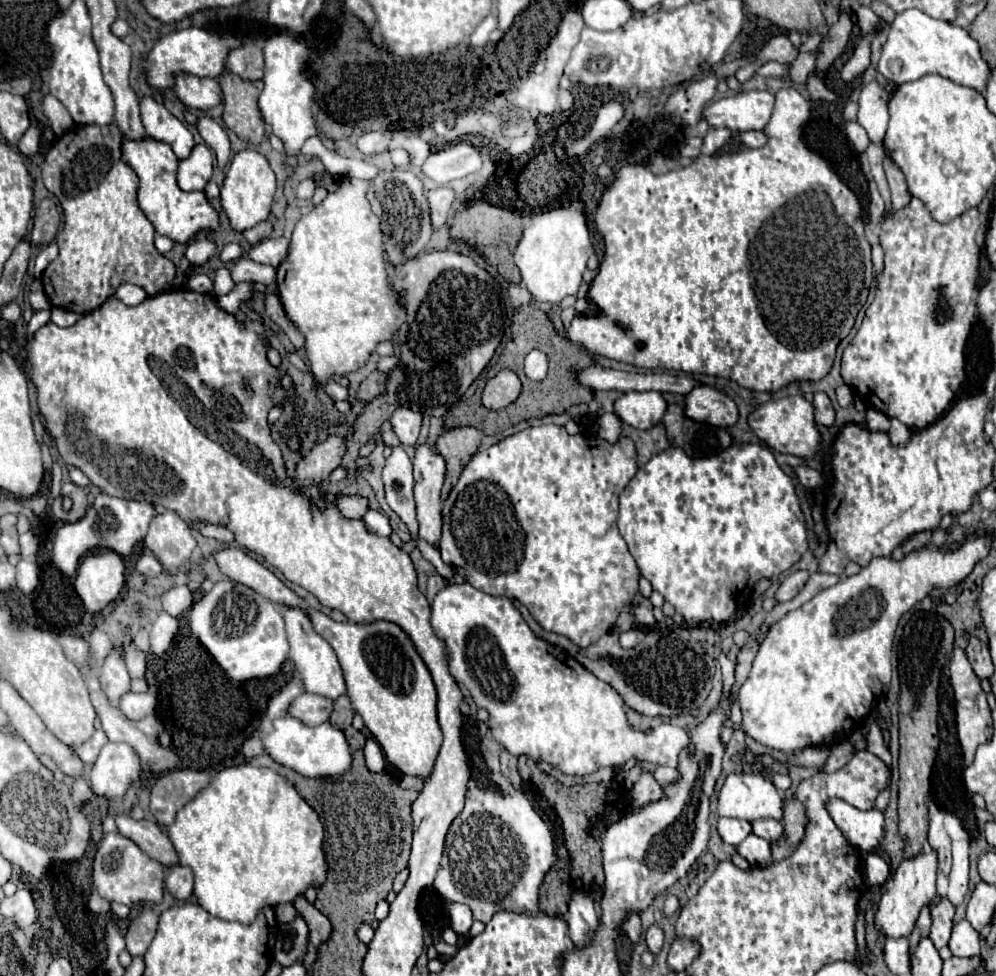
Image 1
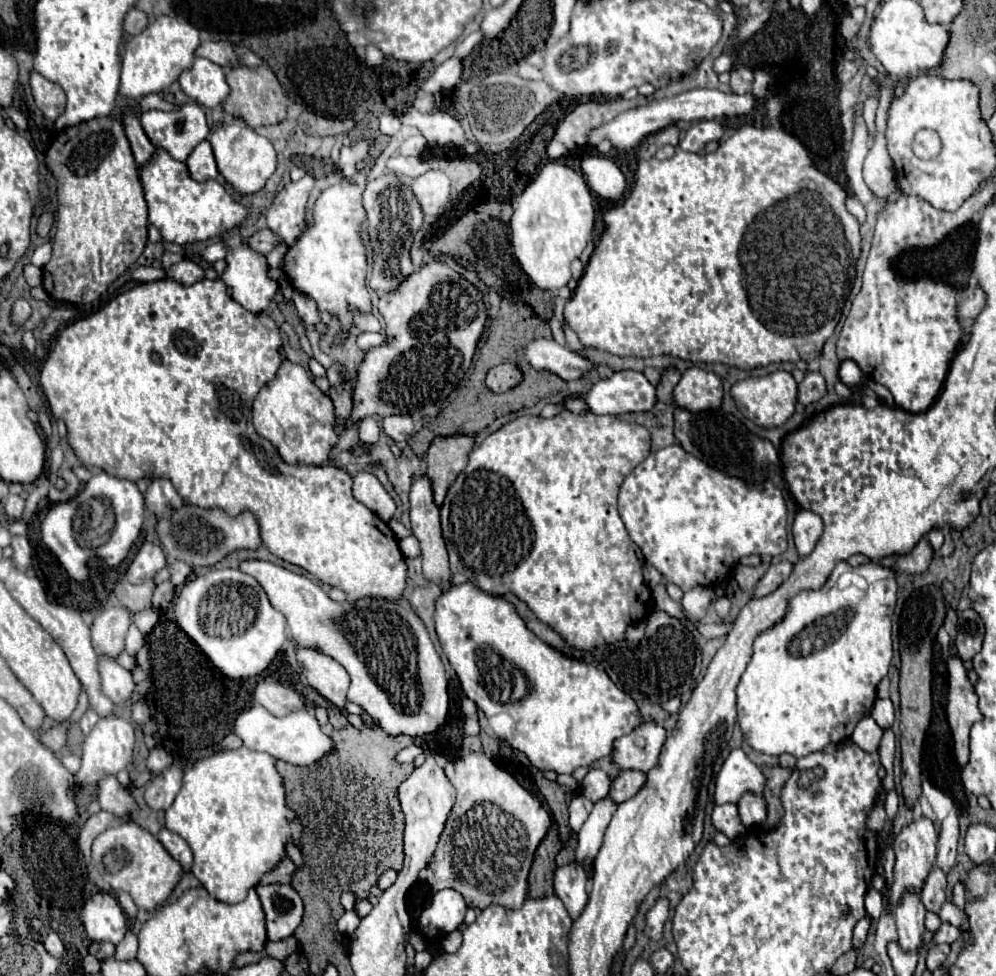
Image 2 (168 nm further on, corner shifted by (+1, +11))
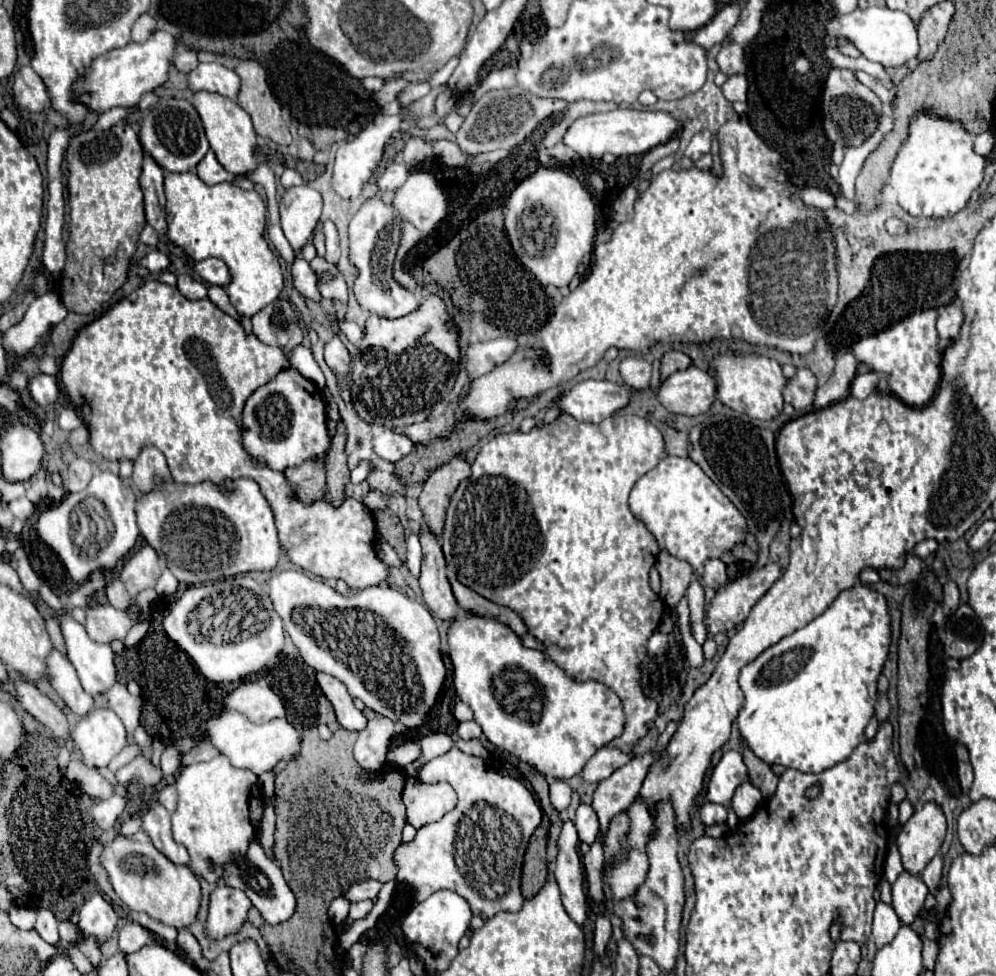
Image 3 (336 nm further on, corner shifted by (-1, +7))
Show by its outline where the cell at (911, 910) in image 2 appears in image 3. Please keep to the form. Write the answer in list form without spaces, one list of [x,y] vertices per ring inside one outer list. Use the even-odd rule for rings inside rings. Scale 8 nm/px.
[[[903,871],[891,885],[891,889],[893,889],[893,909],[901,919],[901,923],[909,925],[915,917],[923,913],[923,901],[929,889],[921,881],[921,877],[911,875],[909,871]]]

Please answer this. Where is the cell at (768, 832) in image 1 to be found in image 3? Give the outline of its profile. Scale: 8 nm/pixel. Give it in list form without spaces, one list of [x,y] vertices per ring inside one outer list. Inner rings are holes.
[[[747,781],[747,783],[741,783],[735,789],[735,795],[733,795],[731,805],[733,805],[733,811],[737,813],[737,817],[741,821],[747,821],[755,813],[757,805],[761,805],[761,801],[763,801],[761,791]]]

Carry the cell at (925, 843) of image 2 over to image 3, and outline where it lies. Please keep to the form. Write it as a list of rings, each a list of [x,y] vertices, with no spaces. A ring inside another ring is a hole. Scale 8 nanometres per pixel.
[[[929,801],[915,809],[909,821],[903,825],[897,847],[903,867],[909,873],[921,875],[921,869],[929,863],[945,839],[945,815],[935,801]]]

